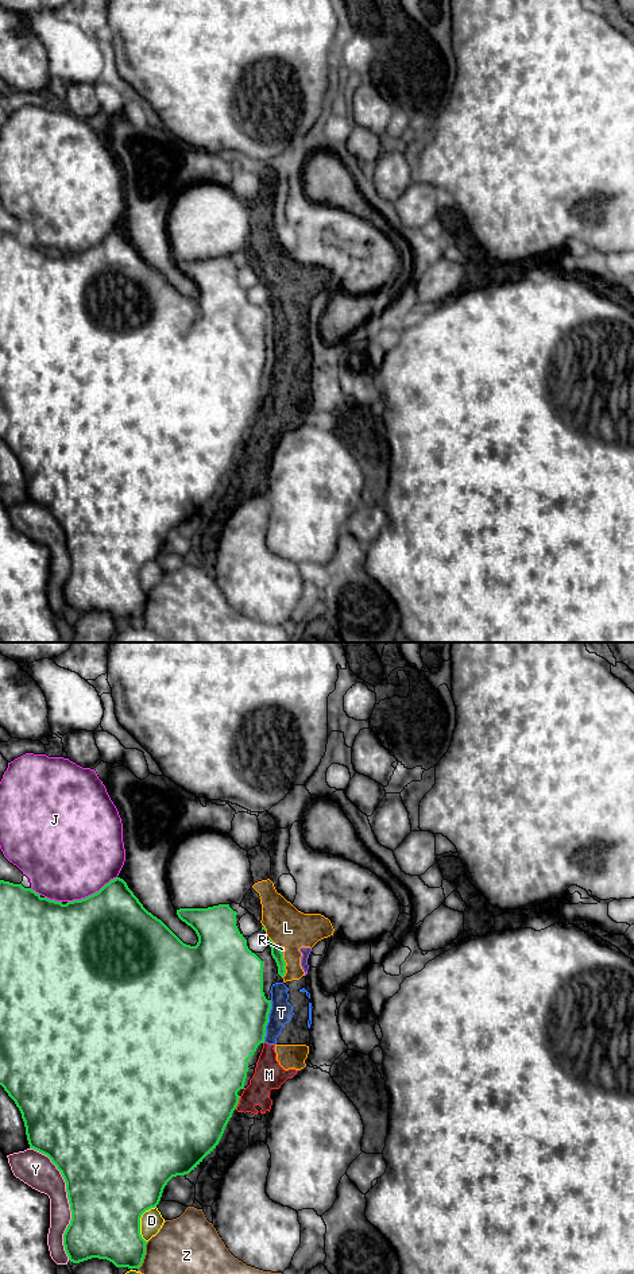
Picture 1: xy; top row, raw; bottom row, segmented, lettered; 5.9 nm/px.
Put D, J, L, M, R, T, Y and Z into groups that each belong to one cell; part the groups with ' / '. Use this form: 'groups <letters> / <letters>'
groups D / J / L M R T / Y / Z

